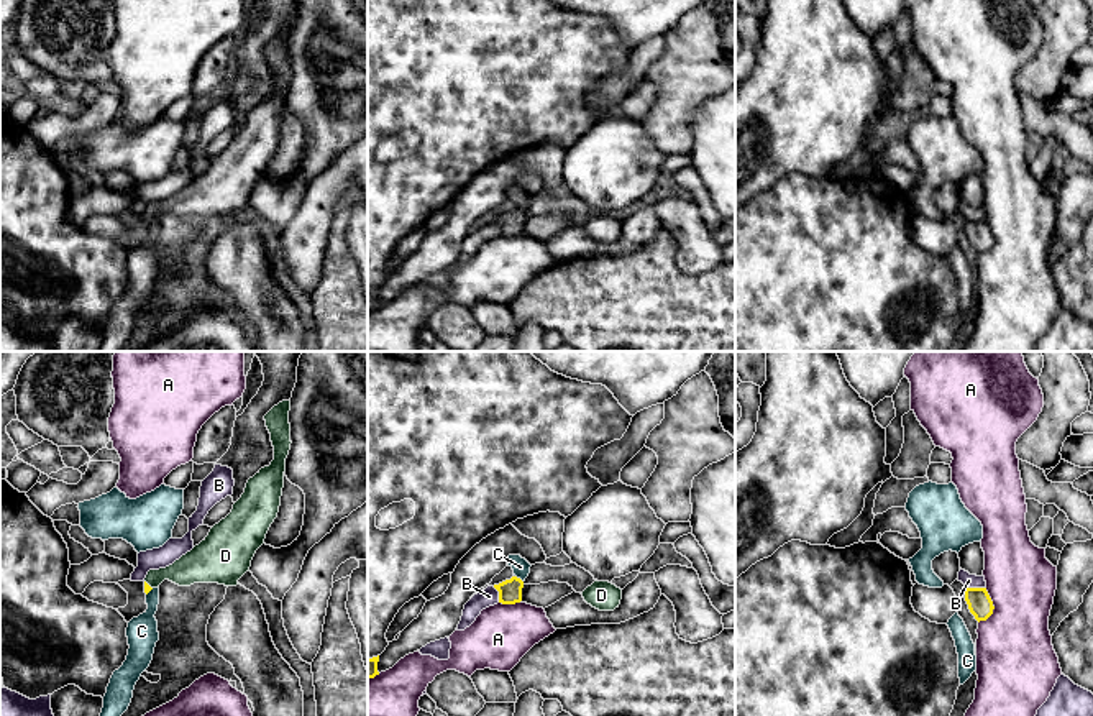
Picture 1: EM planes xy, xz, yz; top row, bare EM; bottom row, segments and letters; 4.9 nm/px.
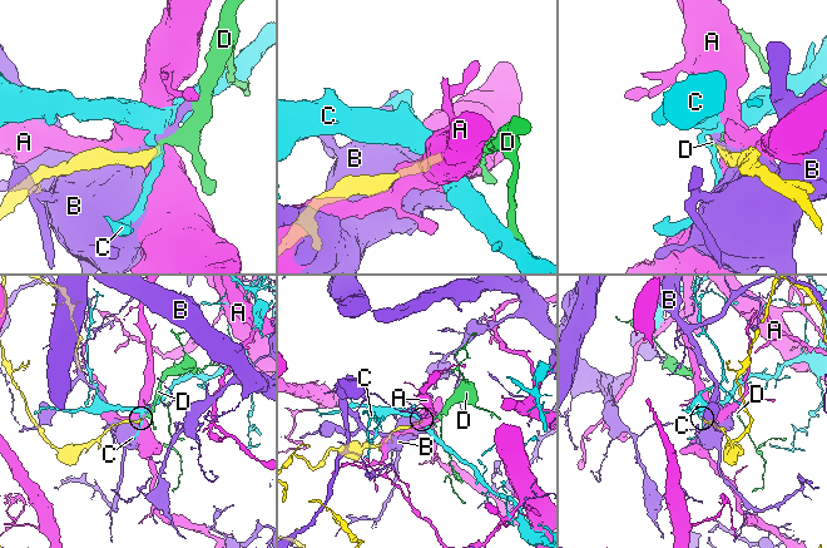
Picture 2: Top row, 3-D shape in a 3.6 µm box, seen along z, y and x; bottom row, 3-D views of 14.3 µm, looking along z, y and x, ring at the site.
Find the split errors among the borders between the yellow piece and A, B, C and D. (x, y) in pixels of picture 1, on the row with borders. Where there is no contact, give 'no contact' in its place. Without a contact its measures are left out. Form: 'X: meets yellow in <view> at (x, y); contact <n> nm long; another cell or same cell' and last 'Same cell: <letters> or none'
A: meets yellow in yz at (993, 608); contact 180 nm long; another cell
B: meets yellow in yz at (977, 588); contact 100 nm long; another cell
C: meets yellow in xz at (519, 578); contact 50 nm long; another cell
D: meets yellow in xy at (148, 585); contact 60 nm long; same cell
Same cell: D

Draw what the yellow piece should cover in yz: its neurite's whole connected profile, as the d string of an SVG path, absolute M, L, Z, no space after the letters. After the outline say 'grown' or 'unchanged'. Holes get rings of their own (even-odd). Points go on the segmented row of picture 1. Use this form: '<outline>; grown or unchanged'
M967 588L965 601L978 622L986 621L993 614L995 606L986 588Z; unchanged

